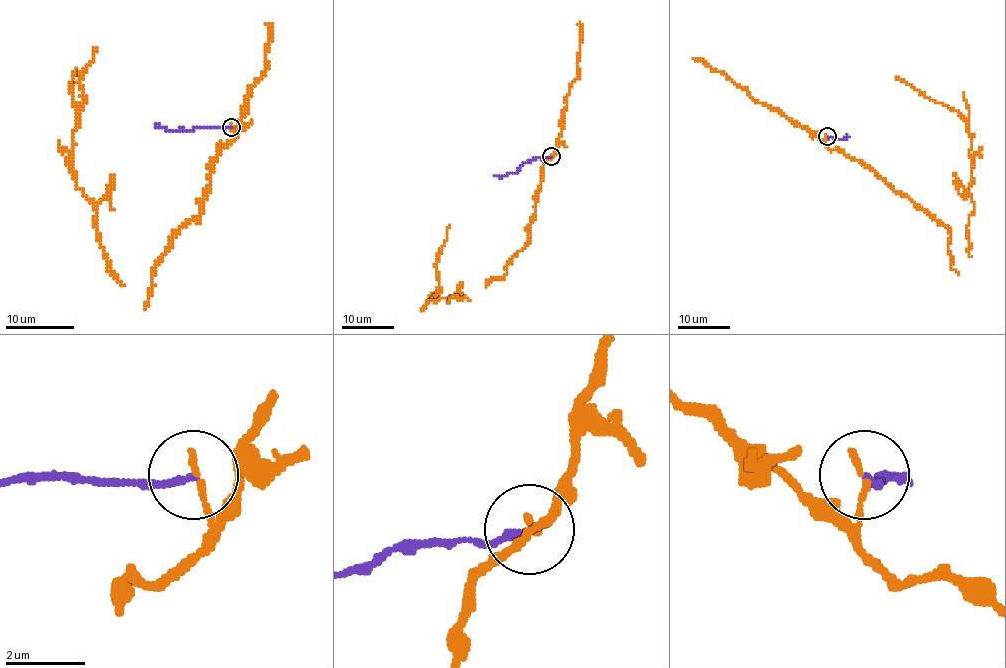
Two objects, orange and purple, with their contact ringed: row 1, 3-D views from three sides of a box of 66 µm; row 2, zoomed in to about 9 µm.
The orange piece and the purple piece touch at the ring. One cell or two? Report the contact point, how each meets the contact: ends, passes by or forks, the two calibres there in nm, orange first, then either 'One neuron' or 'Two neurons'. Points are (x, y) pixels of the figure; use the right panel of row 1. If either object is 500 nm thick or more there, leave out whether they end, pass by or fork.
Place: (827, 136). At the ring orange ends. At the ring purple ends. Thickness 180 nm (orange) against 170 nm. Two neurons

